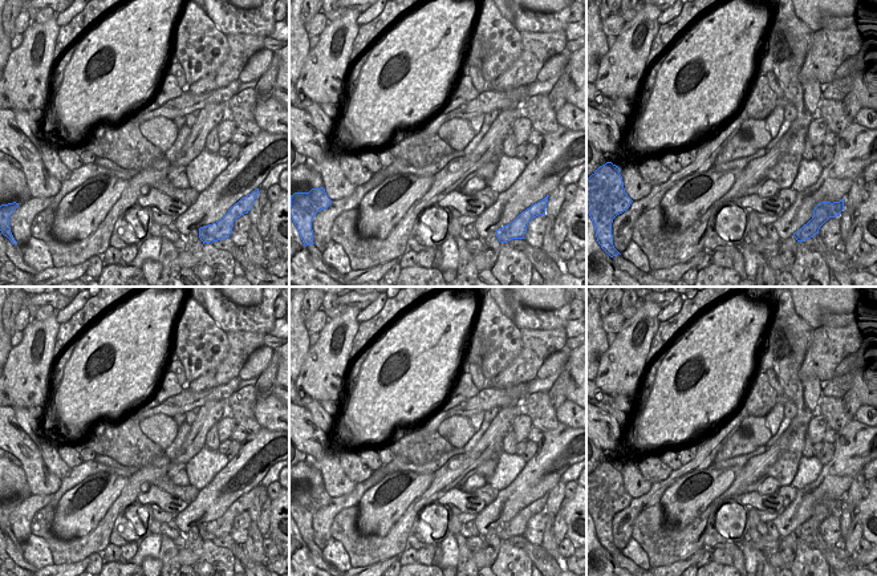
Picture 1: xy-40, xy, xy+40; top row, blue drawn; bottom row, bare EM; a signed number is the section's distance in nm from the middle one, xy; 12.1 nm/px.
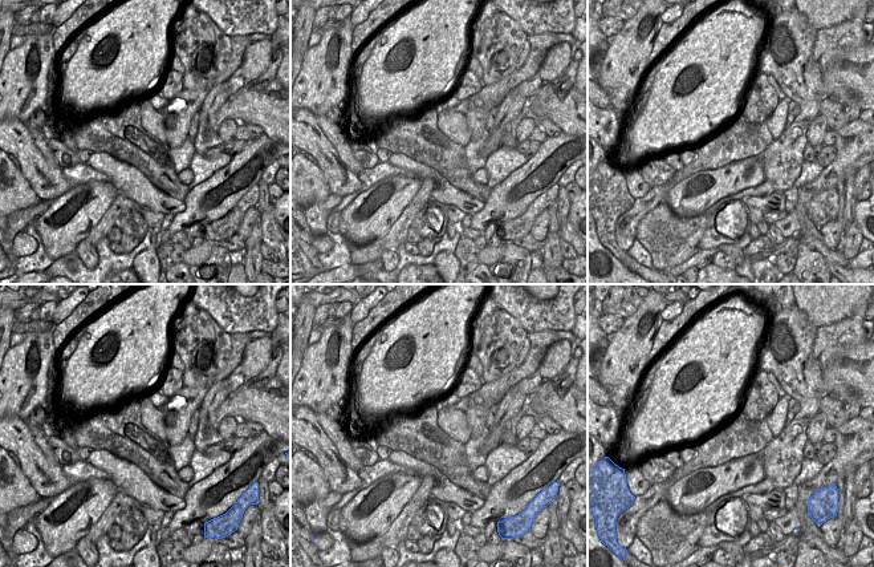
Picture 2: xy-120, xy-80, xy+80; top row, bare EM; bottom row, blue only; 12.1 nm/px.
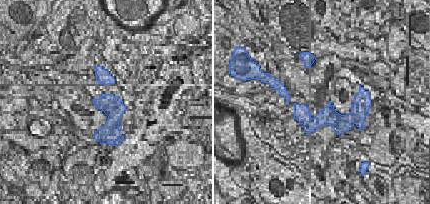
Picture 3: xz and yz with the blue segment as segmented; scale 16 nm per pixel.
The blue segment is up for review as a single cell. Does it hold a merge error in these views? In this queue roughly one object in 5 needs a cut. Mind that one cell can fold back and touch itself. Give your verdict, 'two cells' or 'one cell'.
two cells

